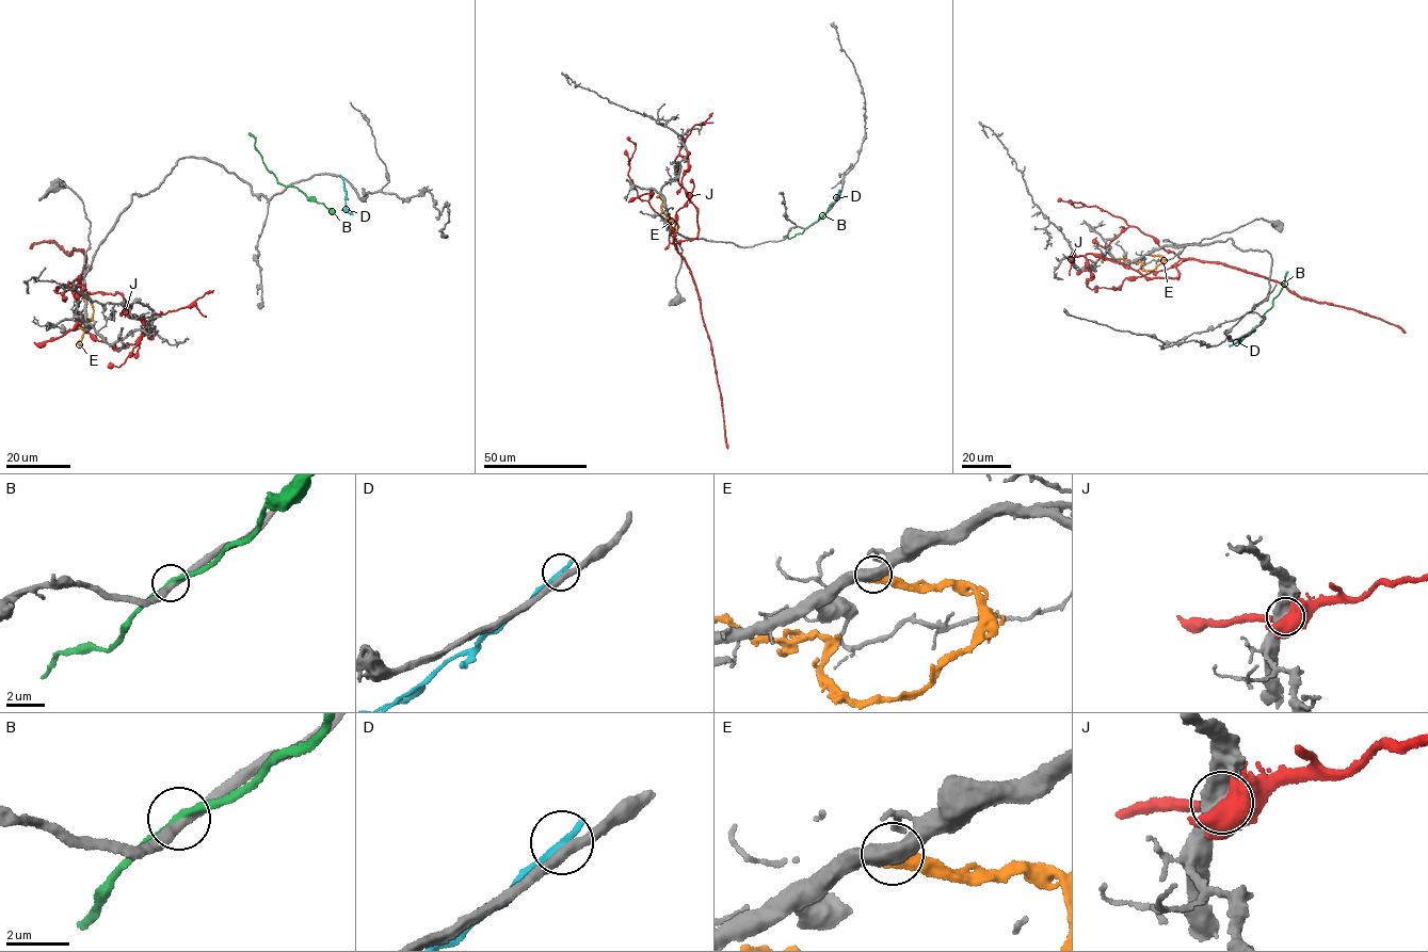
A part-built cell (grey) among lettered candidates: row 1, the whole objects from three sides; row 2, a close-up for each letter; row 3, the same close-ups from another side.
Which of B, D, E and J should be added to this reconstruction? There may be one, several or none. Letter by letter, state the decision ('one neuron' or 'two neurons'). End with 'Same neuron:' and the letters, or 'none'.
B: two neurons
D: two neurons
E: two neurons
J: two neurons
Same neuron: none

